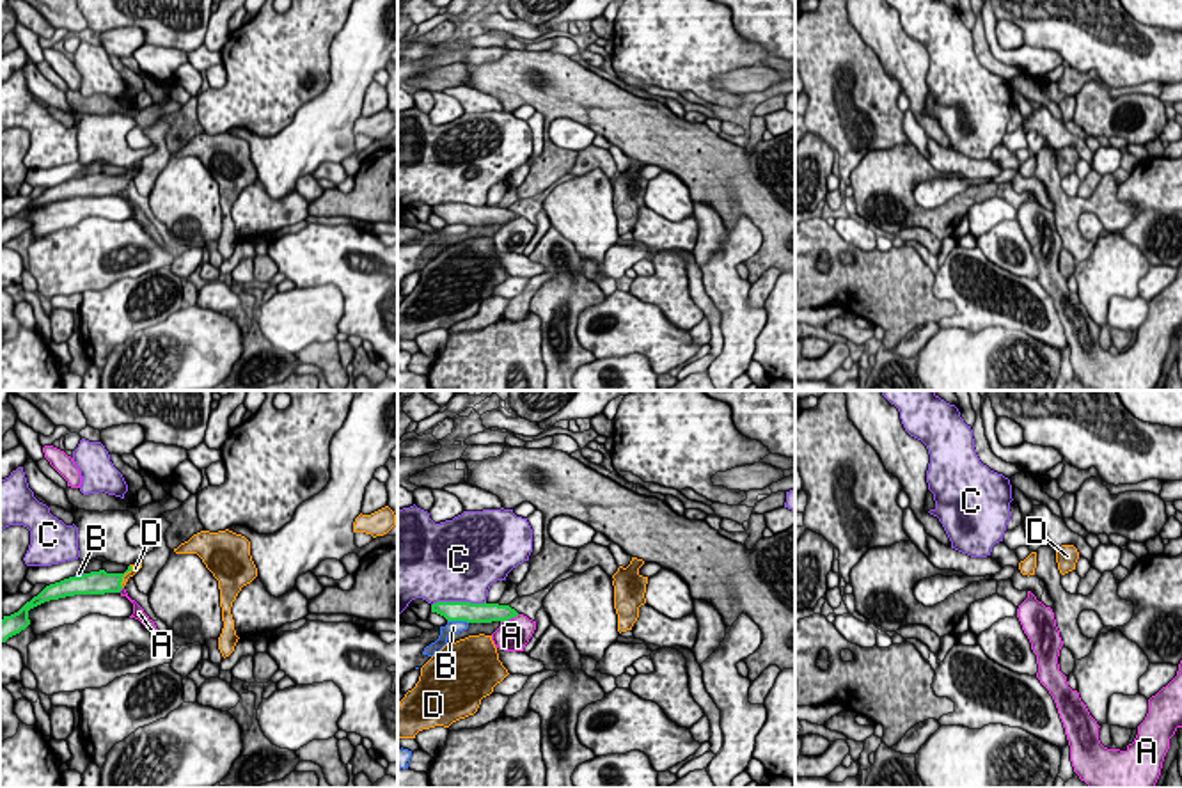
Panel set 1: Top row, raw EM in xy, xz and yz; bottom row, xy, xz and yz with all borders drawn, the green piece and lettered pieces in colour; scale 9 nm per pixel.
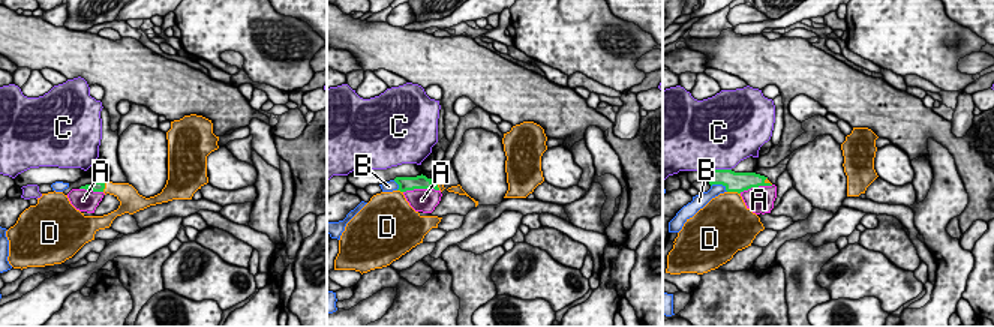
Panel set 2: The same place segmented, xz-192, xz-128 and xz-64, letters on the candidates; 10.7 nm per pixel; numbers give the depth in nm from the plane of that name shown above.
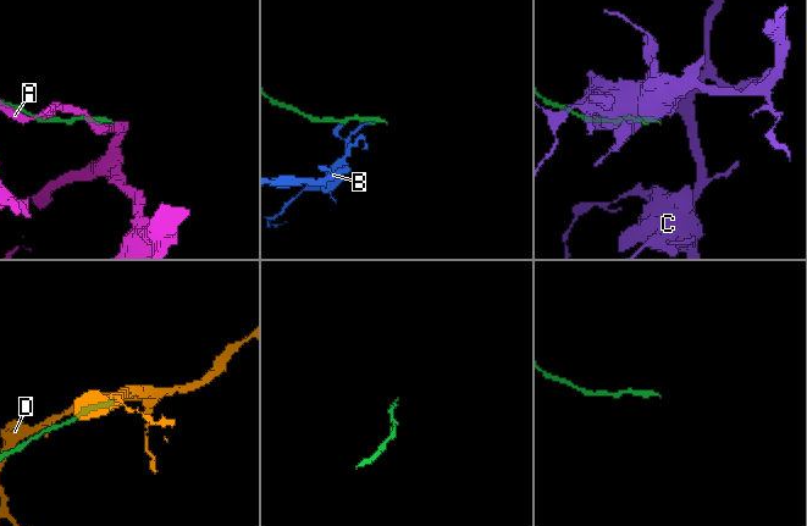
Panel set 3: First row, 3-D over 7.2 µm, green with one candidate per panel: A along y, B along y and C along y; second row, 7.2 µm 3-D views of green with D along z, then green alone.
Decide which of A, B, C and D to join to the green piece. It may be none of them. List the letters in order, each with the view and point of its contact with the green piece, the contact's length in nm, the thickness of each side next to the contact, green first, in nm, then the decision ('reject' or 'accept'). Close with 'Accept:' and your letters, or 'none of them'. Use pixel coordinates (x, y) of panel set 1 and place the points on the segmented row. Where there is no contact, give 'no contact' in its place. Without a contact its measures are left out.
A: contact xz (510, 618); length 190 nm; calibres 190 and 280 nm; reject
B: contact xz (458, 620); length 190 nm; calibres 190 and 130 nm; reject
C: contact xz (458, 602); length 500 nm; calibres 190 and 480 nm; reject
D: contact xy (123, 575); length 220 nm; calibres 220 and 70 nm; accept
Accept: D

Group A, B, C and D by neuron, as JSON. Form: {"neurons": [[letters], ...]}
{"neurons": [["A"], ["B"], ["C"], ["D"]]}

